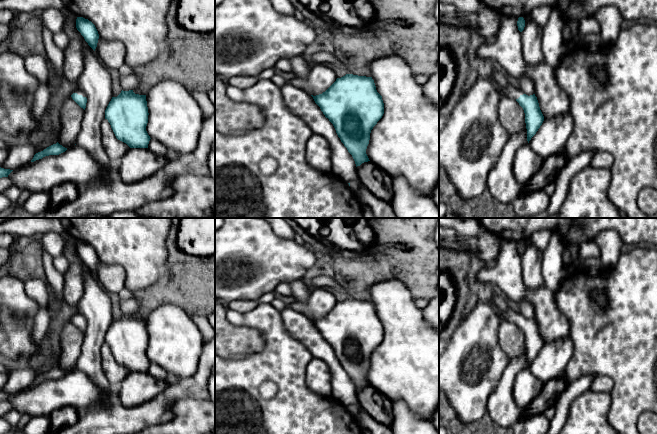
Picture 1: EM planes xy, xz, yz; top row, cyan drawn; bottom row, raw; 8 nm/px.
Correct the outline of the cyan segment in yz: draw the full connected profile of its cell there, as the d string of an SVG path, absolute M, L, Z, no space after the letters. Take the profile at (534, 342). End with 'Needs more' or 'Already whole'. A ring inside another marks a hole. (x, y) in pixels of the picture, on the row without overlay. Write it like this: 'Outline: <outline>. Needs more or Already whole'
Outline: M497 289L493 291L492 299L494 300L496 306L499 308L502 314L502 319L516 324L523 332L527 353L527 365L529 367L531 362L536 358L544 345L544 340L540 334L537 321L535 318L528 320L518 312L513 311L509 307L509 301L503 294L498 292Z. Needs more

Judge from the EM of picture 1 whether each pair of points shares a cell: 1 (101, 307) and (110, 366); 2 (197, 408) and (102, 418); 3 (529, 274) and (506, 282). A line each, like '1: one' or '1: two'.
1: two
2: two
3: two

